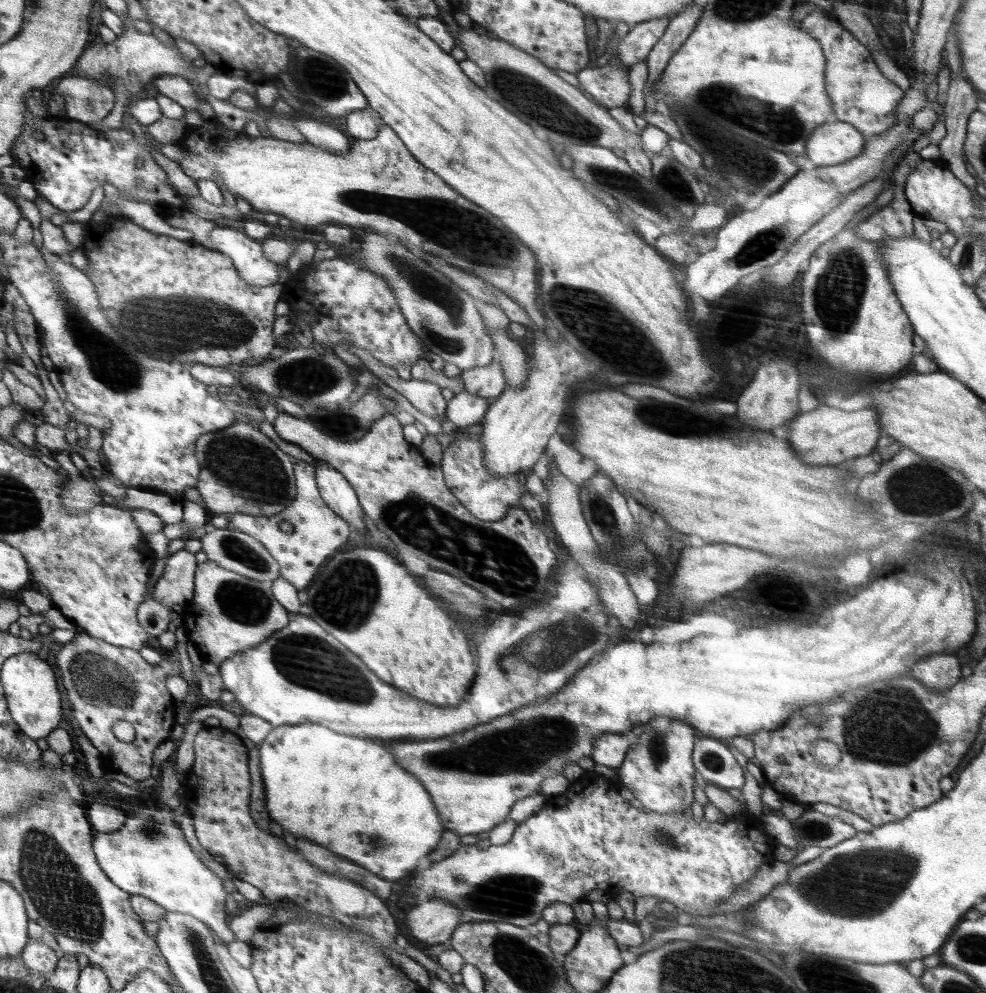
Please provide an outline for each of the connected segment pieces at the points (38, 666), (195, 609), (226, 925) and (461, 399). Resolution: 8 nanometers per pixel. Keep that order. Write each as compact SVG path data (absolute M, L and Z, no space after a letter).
M26 652L12 656L3 668L3 682L7 689L8 702L11 705L12 716L16 722L28 732L33 739L48 739L64 720L64 704L58 688L58 678L54 668L42 660L38 653Z
M208 560L198 567L195 598L188 606L185 617L190 640L201 650L205 660L220 667L232 659L232 656L257 648L276 631L287 627L292 614L276 600L269 581L263 583L248 578L232 569L224 568L224 565L216 561Z
M166 806L146 807L140 812L130 812L128 816L130 816L128 822L118 832L96 833L96 855L98 855L100 865L111 877L111 880L133 896L136 894L146 896L164 906L168 911L190 914L203 920L221 935L220 940L228 942L230 937L235 938L230 936L229 932L233 915L227 910L228 890L224 886L224 880L202 862L200 856L194 850L194 846L188 842L188 838L180 827L180 823L177 822L173 810Z
M466 391L455 394L447 404L446 419L460 430L478 428L488 406L495 400L494 397L487 399Z

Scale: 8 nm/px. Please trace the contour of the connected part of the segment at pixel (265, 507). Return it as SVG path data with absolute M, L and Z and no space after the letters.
M242 422L234 426L217 431L200 438L197 446L197 456L200 465L203 466L203 476L197 486L206 508L212 515L244 513L252 516L269 517L277 515L280 511L288 508L292 499L296 498L295 472L292 472L292 460L288 454L284 454L266 434L250 426L250 423Z

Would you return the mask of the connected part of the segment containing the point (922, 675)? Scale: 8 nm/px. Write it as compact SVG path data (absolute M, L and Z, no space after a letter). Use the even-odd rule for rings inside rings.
M932 654L926 656L908 672L928 688L944 692L960 682L960 664L954 654Z

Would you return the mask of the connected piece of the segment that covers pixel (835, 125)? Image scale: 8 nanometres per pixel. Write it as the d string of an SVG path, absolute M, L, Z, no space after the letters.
M832 120L816 127L807 140L808 158L818 167L847 163L866 150L864 136L855 125Z

